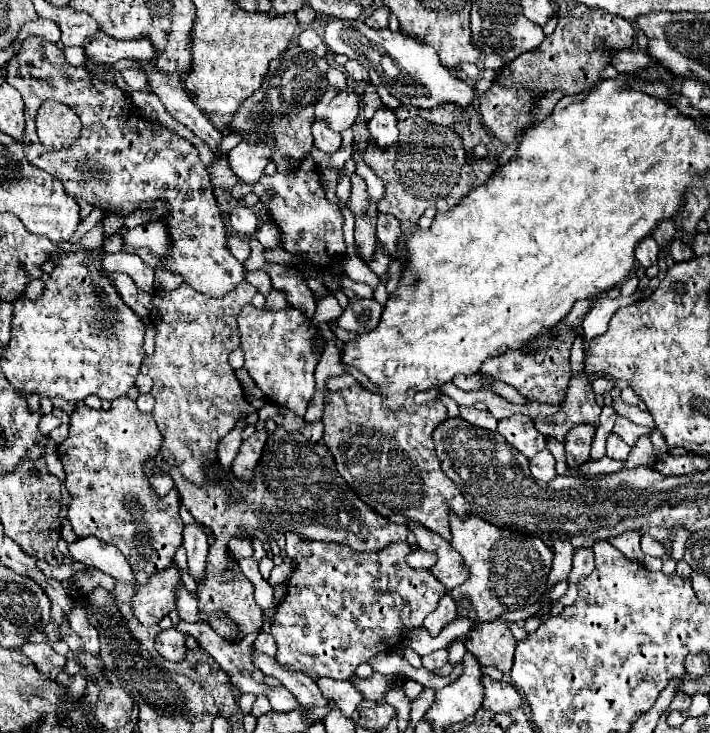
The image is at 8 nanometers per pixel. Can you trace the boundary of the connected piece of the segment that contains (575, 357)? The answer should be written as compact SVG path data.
M577 334L577 338L573 340L573 346L571 346L571 368L573 372L581 372L583 370L583 356L585 356L585 350L583 350L583 336Z

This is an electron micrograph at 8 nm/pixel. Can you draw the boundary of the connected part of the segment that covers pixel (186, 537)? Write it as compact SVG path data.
M199 522L185 524L183 528L183 548L187 550L189 558L189 574L199 582L205 574L205 560L207 560L207 534Z

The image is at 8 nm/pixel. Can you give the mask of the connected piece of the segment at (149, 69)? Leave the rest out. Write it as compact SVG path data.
M139 62L139 66L149 76L151 92L161 100L165 110L181 122L185 128L189 128L197 138L201 138L211 150L217 150L221 144L221 132L213 128L209 118L189 100L189 96L183 90L183 84L179 78L173 78L173 74L163 76L159 70L153 68L149 62Z

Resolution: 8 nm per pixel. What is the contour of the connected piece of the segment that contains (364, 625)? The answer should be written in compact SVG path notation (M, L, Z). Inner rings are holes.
M287 534L285 552L289 558L297 558L297 566L289 578L285 600L277 606L275 624L271 626L271 636L277 642L275 658L281 664L293 664L293 668L305 672L313 680L349 680L361 662L399 646L407 632L419 628L437 608L439 598L447 592L429 570L407 566L405 556L411 552L407 540L393 542L379 552L361 554L349 550L349 546L337 546L333 542L303 542L295 534Z

